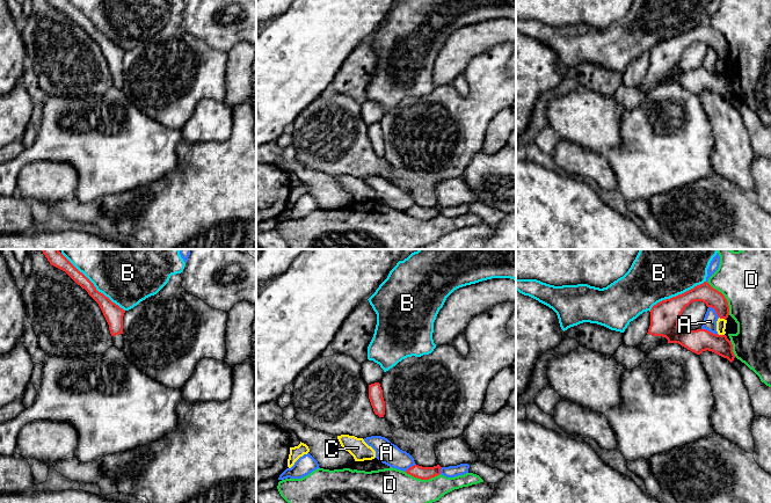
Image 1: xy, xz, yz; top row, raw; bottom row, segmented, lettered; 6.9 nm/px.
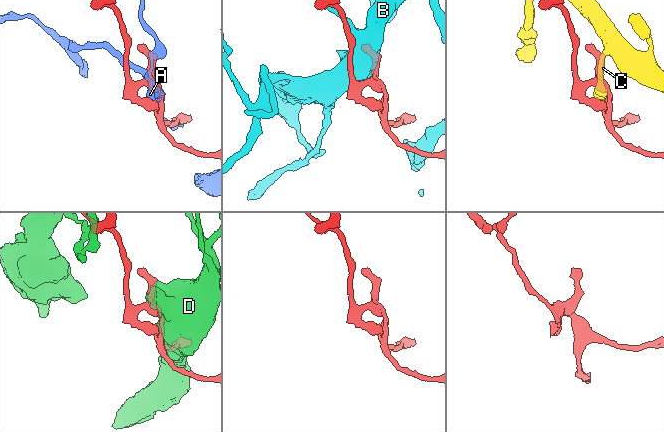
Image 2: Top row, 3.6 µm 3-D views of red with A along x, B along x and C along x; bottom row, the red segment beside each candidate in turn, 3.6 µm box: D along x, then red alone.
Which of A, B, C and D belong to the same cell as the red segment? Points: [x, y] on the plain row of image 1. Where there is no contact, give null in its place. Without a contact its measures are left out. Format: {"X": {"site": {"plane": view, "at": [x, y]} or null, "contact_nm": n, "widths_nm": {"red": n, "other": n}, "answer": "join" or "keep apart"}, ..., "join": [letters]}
{"A": {"site": {"plane": "yz", "at": [710, 72]}, "contact_nm": 130, "widths_nm": {"red": 160, "other": 100}, "answer": "keep apart"}, "B": {"site": {"plane": "xy", "at": [95, 28]}, "contact_nm": 550, "widths_nm": {"red": 130, "other": 320}, "answer": "keep apart"}, "C": {"site": {"plane": "yz", "at": [722, 58]}, "contact_nm": 50, "widths_nm": {"red": 160, "other": 60}, "answer": "keep apart"}, "D": {"site": {"plane": "yz", "at": [724, 37]}, "contact_nm": 280, "widths_nm": {"red": 130, "other": 340}, "answer": "keep apart"}, "join": []}

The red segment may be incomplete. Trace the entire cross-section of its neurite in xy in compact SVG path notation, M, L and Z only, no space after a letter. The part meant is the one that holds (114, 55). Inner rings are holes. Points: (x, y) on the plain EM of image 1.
M48 0L51 6L65 12L78 25L85 29L88 35L99 44L112 76L114 86L123 89L123 57L125 51L112 43L103 34L99 32L94 24L80 13L68 0Z

